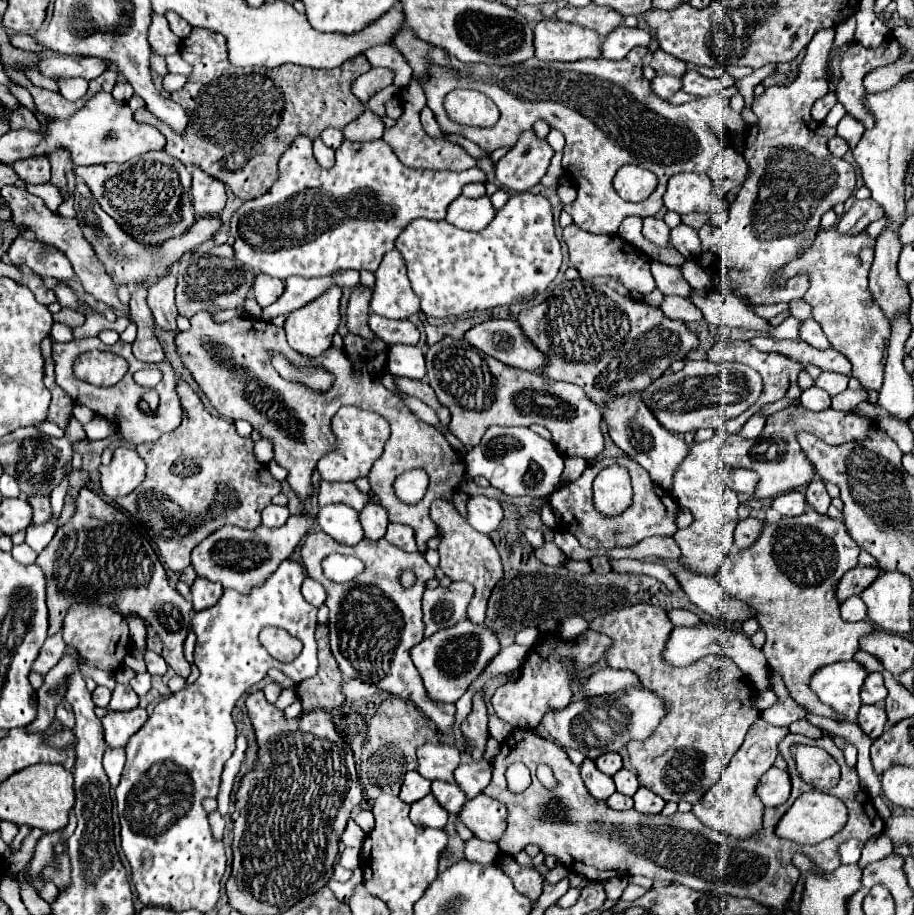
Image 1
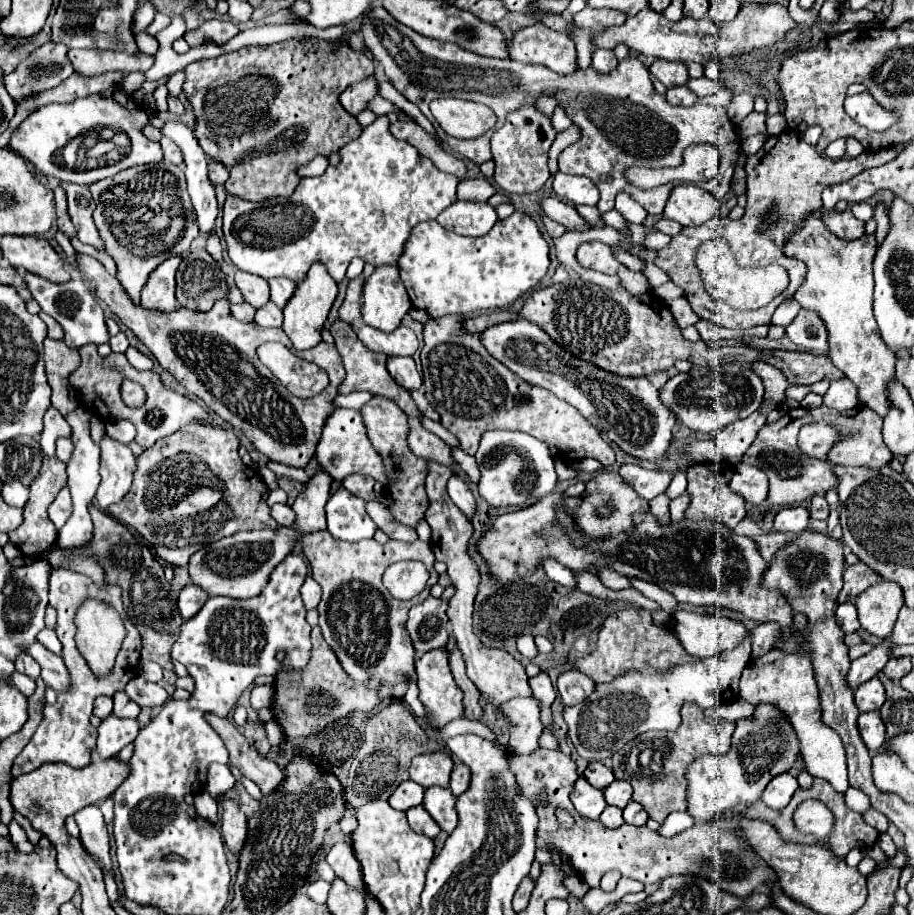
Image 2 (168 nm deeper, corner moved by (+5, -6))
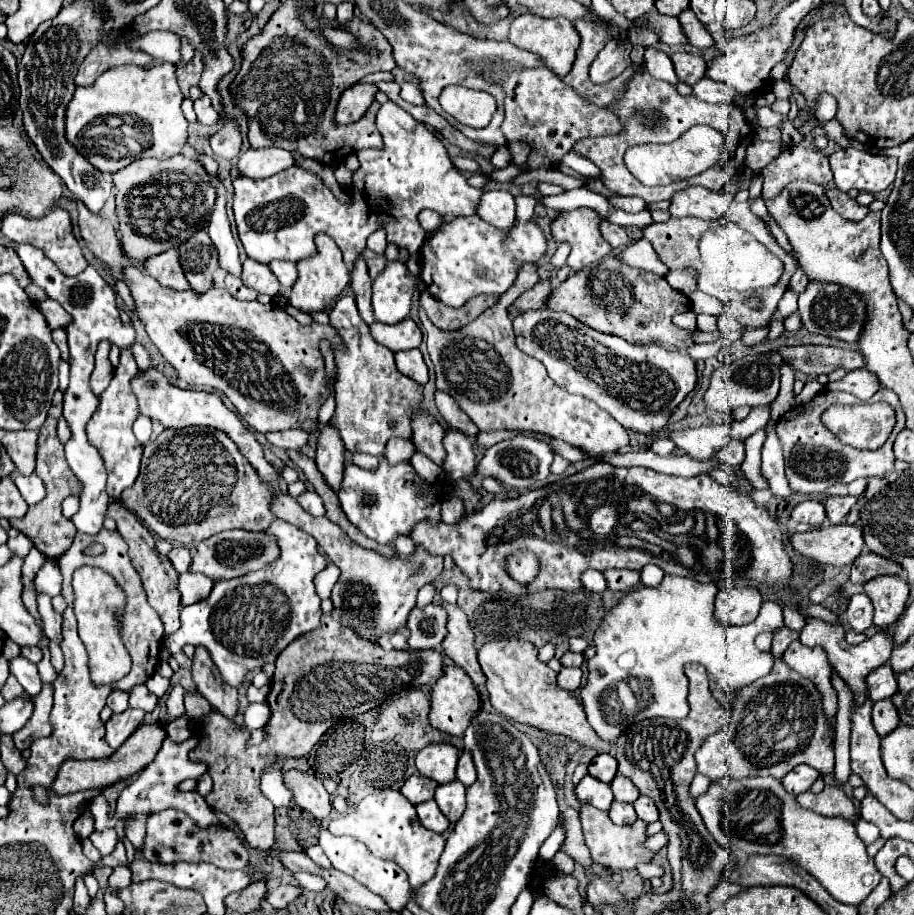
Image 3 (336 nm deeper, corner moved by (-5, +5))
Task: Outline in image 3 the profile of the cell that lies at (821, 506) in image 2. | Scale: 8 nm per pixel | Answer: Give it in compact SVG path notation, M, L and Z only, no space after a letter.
M829 496L825 502L825 512L831 524L841 524L851 506L857 502L855 496Z

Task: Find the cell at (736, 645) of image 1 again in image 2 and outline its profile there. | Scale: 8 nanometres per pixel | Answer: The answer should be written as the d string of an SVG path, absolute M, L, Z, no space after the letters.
M677 611L671 619L671 629L675 629L685 651L697 657L713 657L737 647L747 631L741 621L693 611Z

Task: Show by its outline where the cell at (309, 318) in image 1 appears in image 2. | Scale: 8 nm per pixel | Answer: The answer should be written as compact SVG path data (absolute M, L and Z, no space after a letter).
M313 263L309 273L305 275L305 279L301 283L297 283L295 295L291 295L291 299L287 301L287 305L283 307L283 331L287 333L287 337L293 341L293 347L297 351L303 349L311 349L321 341L321 329L323 323L329 315L329 309L333 305L337 297L337 283L335 279L327 273L323 263Z

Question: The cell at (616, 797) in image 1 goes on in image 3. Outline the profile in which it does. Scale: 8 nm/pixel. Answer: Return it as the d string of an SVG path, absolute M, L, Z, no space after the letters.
M613 802L611 808L609 808L609 818L615 822L615 824L633 824L637 820L637 814L633 810L631 804L625 804L625 802Z

